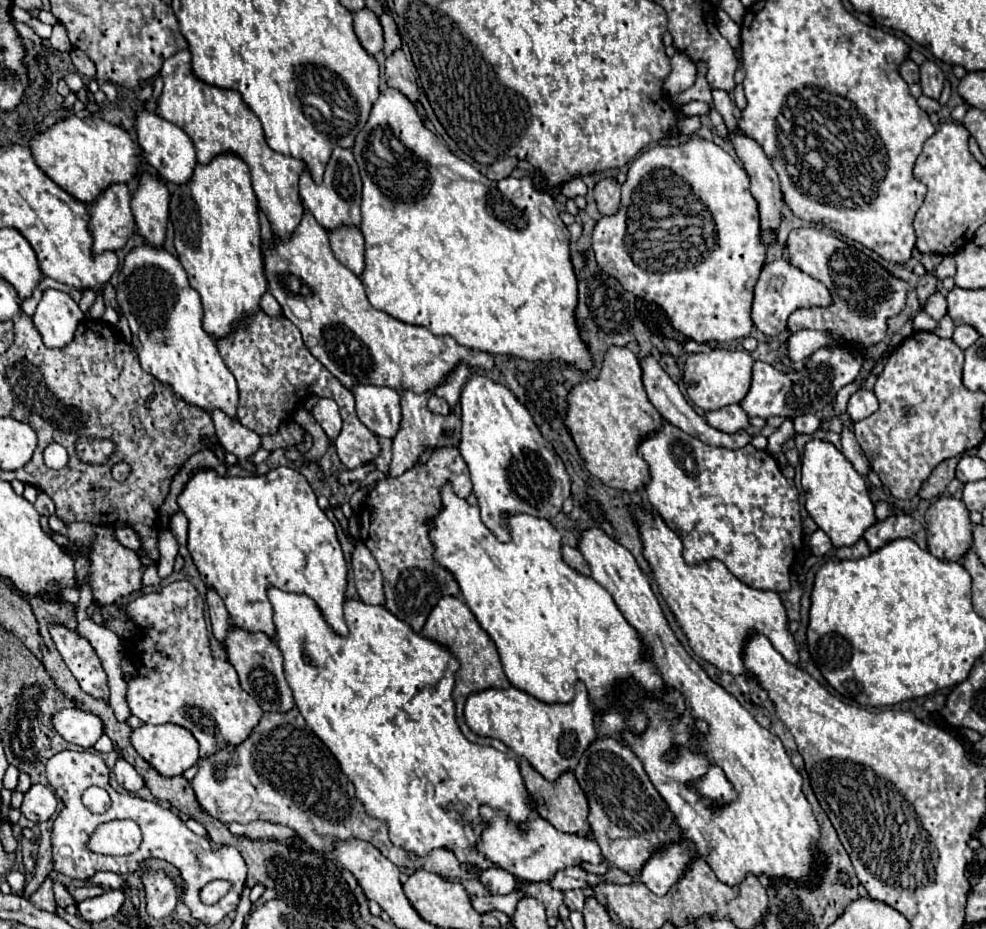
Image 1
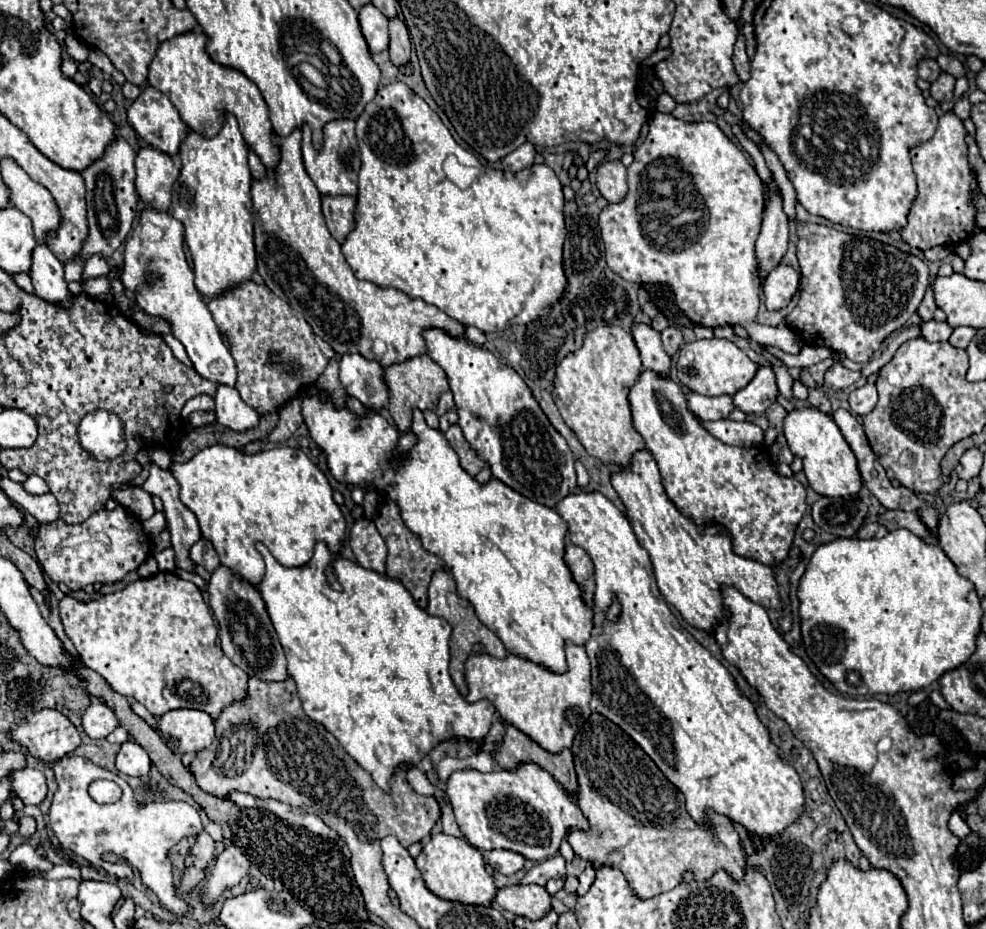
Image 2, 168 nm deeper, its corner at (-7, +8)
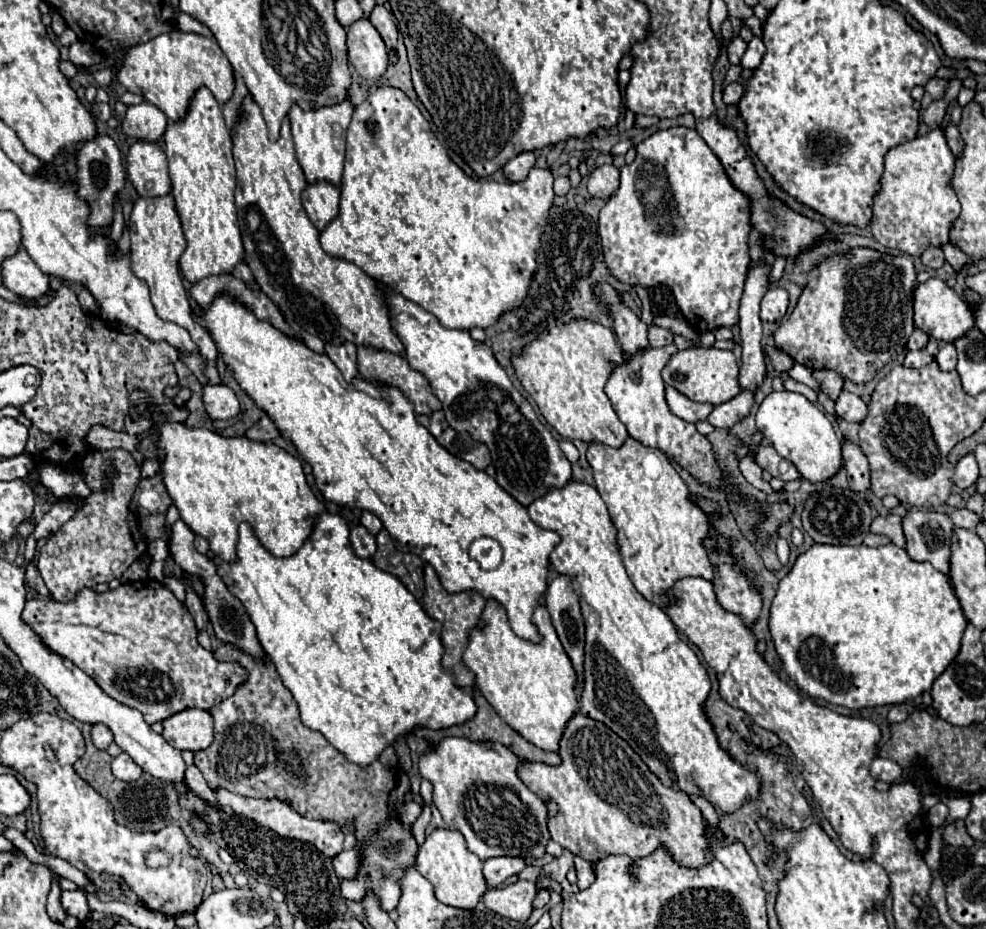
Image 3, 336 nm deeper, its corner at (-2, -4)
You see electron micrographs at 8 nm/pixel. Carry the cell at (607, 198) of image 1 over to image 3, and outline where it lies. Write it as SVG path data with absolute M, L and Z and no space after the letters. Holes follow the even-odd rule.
M603 164L595 168L589 176L587 188L593 198L603 198L603 200L611 198L611 194L619 190L619 170L613 164Z

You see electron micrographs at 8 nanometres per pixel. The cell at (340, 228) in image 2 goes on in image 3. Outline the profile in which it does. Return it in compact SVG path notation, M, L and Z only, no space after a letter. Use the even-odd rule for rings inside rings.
M327 182L307 186L301 198L309 220L319 232L323 232L325 226L339 214L339 188Z

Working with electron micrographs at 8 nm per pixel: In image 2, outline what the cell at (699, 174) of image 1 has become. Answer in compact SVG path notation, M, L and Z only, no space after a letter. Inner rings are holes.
M656 112L648 122L646 140L638 146L638 150L634 152L634 162L628 166L628 194L624 196L624 200L620 200L616 204L608 204L600 212L600 230L602 230L604 248L606 248L606 262L608 262L610 270L620 274L624 280L630 280L636 284L668 284L668 286L672 286L674 296L676 296L676 304L694 324L702 324L708 328L726 326L726 324L728 326L740 324L748 332L748 336L760 346L776 346L782 352L800 354L802 344L798 342L798 338L794 338L794 332L790 328L778 330L772 326L760 326L754 320L756 312L758 312L760 292L762 292L762 284L756 276L756 254L754 254L754 242L756 242L758 232L760 232L762 212L764 212L764 184L762 184L760 176L756 174L754 166L748 162L744 152L734 142L730 142L714 122L684 122L684 120L674 118L672 114Z

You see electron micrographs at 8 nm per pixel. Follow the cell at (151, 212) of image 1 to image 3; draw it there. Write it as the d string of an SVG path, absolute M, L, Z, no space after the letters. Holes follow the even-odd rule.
M135 142L131 146L127 174L139 196L163 196L171 192L167 156L157 142Z

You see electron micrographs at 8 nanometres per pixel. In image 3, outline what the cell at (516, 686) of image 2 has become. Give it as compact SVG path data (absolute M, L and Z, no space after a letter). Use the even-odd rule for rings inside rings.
M495 600L487 602L483 618L487 626L471 632L469 646L463 652L465 666L475 674L475 686L515 732L545 752L557 752L567 722L579 712L579 694L575 668L555 634L549 612L539 606L533 614L533 622L543 634L541 644L515 636L505 610Z

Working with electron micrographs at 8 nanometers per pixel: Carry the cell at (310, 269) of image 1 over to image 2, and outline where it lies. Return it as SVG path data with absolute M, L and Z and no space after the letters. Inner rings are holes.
M294 128L288 136L278 136L272 132L272 142L280 148L280 160L276 168L266 168L264 180L252 180L250 196L252 196L252 218L254 218L254 244L256 244L256 268L258 274L264 278L264 284L278 296L286 296L288 304L294 310L302 310L304 318L312 326L312 330L324 338L338 354L346 352L360 352L368 360L376 360L380 366L390 366L396 362L404 362L412 356L426 354L422 330L424 328L442 328L452 336L464 334L464 326L438 310L432 304L426 304L420 298L410 298L396 288L382 288L368 280L358 280L348 266L346 258L342 256L340 244L328 234L324 224L324 216L320 214L320 192L310 180L308 172L304 170L302 162L302 132ZM374 340L382 340L386 344L384 354L374 354L372 344Z

